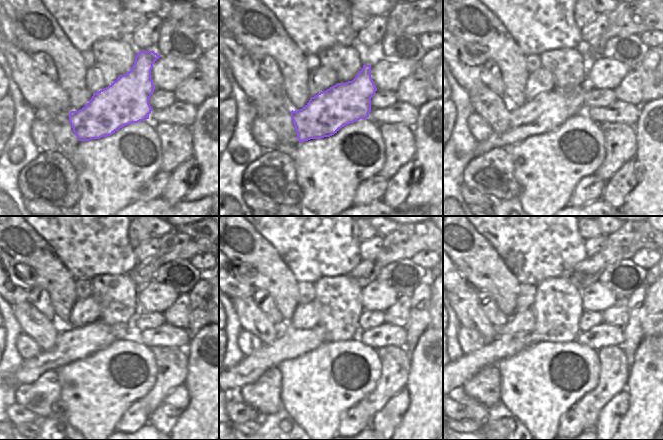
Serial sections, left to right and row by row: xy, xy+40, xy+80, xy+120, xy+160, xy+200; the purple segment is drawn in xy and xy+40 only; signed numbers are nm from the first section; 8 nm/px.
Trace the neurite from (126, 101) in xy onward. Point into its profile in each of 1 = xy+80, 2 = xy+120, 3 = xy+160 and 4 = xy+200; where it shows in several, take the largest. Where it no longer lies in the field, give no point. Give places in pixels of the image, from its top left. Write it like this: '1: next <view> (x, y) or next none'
1: next xy+80 (549, 110)
2: next xy+120 (71, 345)
3: next xy+160 (293, 343)
4: next xy+200 (507, 345)

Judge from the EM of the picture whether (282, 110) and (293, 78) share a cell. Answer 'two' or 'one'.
two

